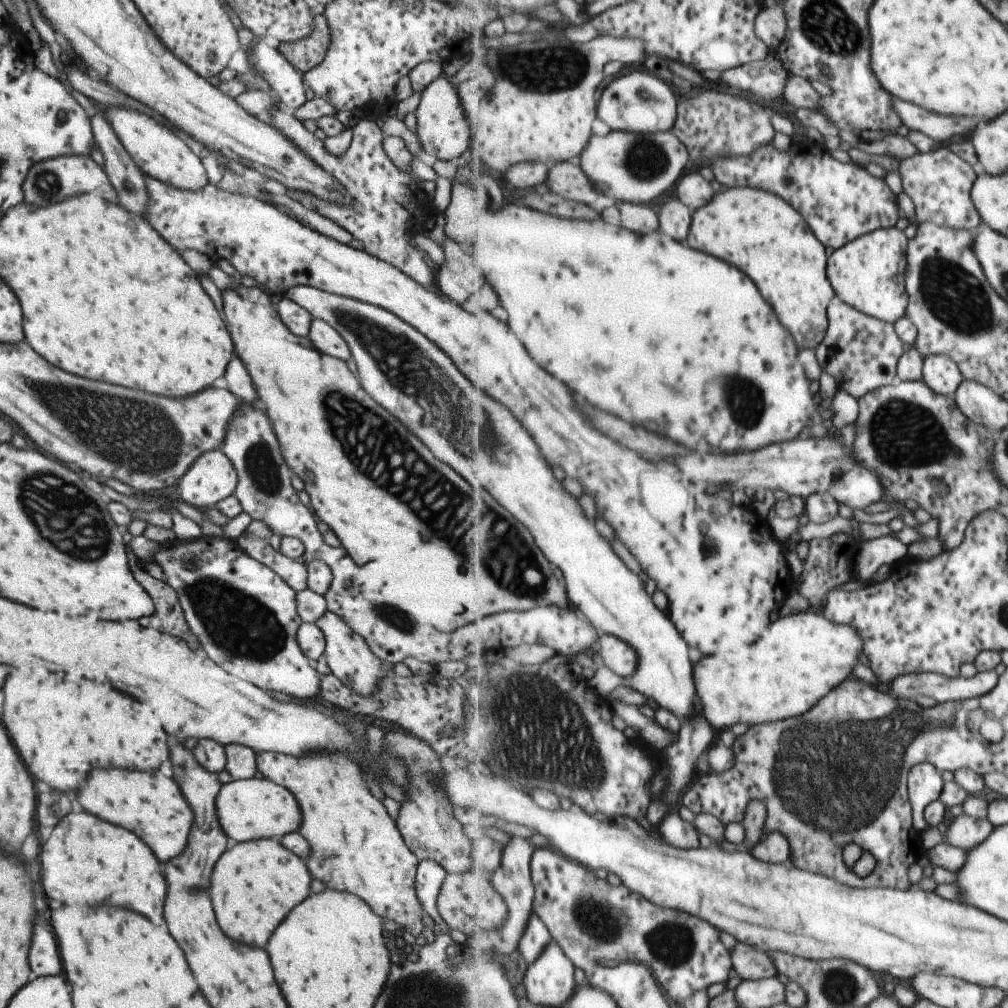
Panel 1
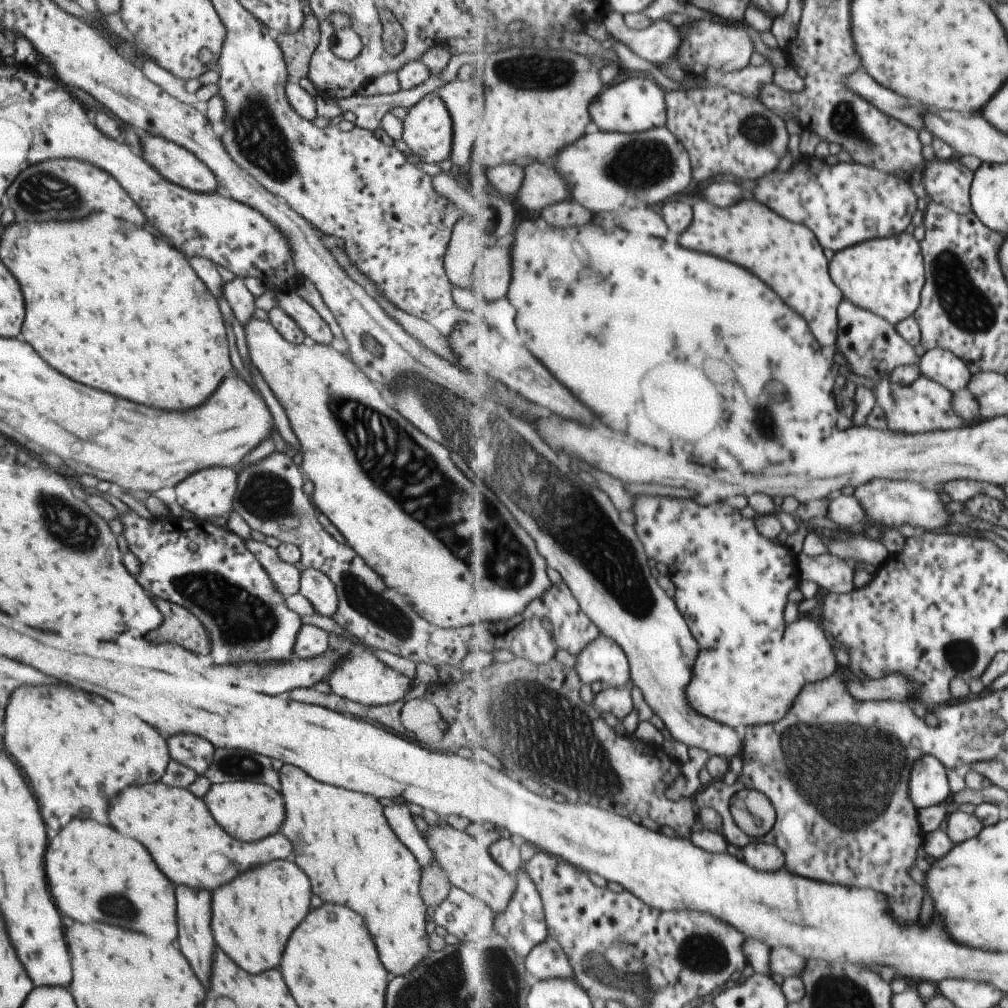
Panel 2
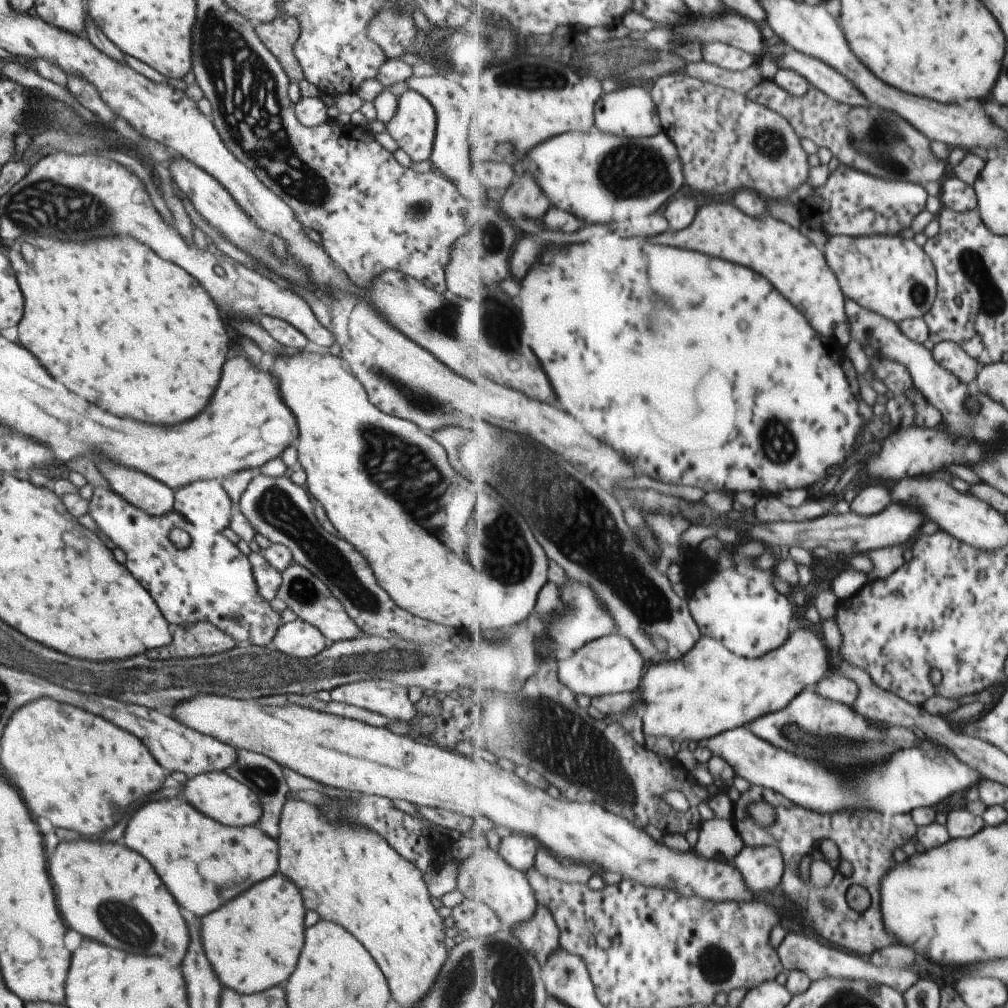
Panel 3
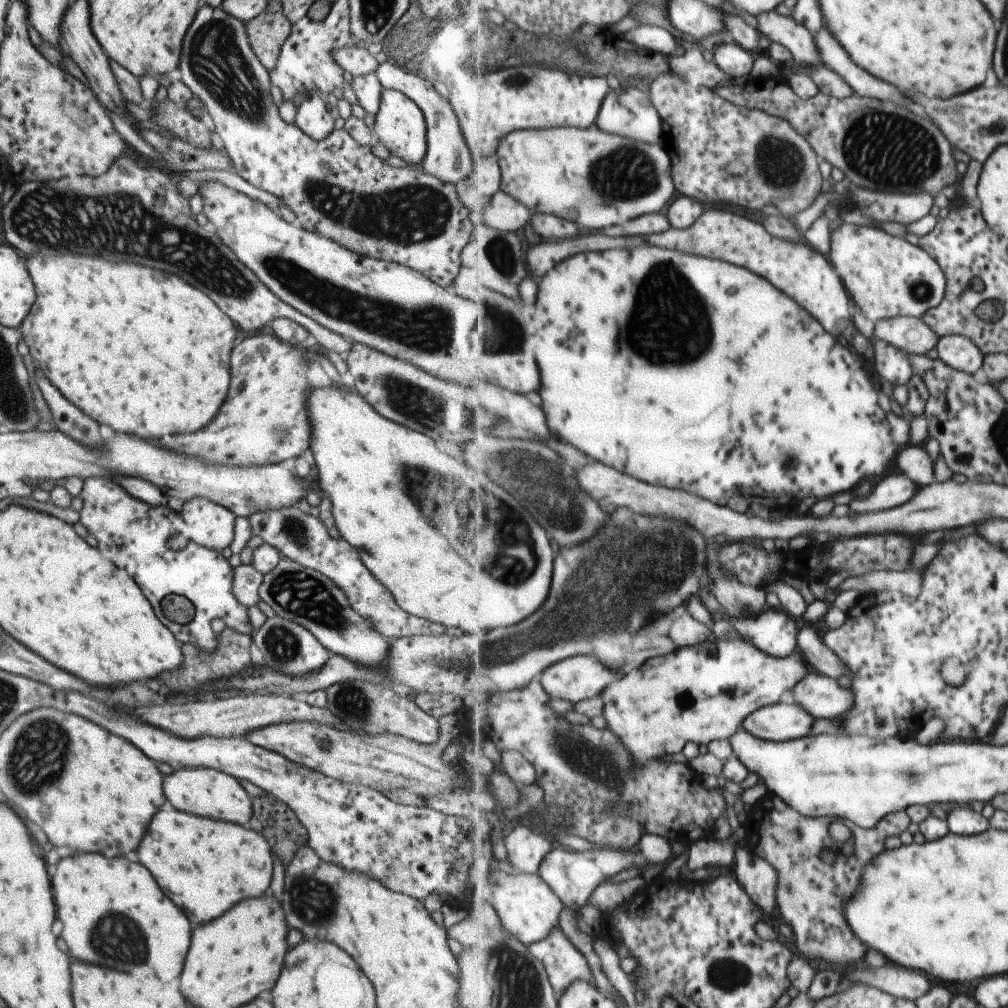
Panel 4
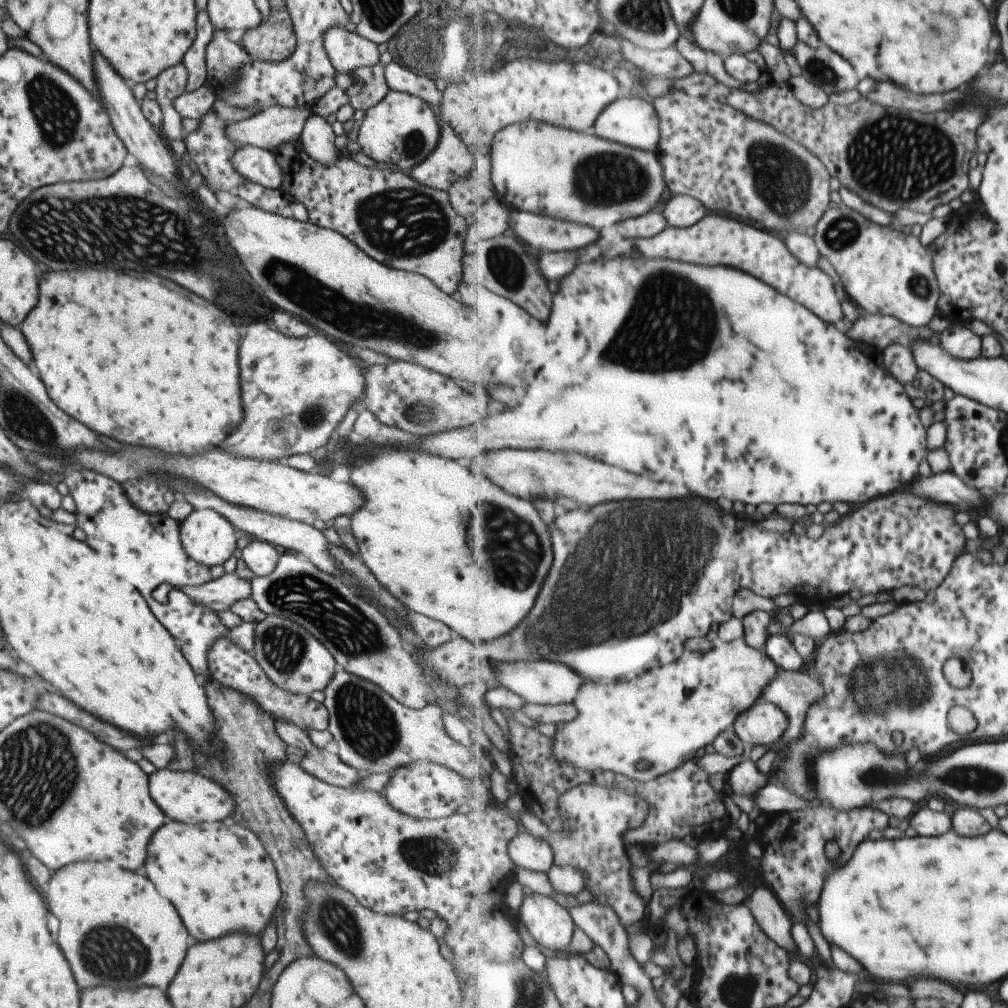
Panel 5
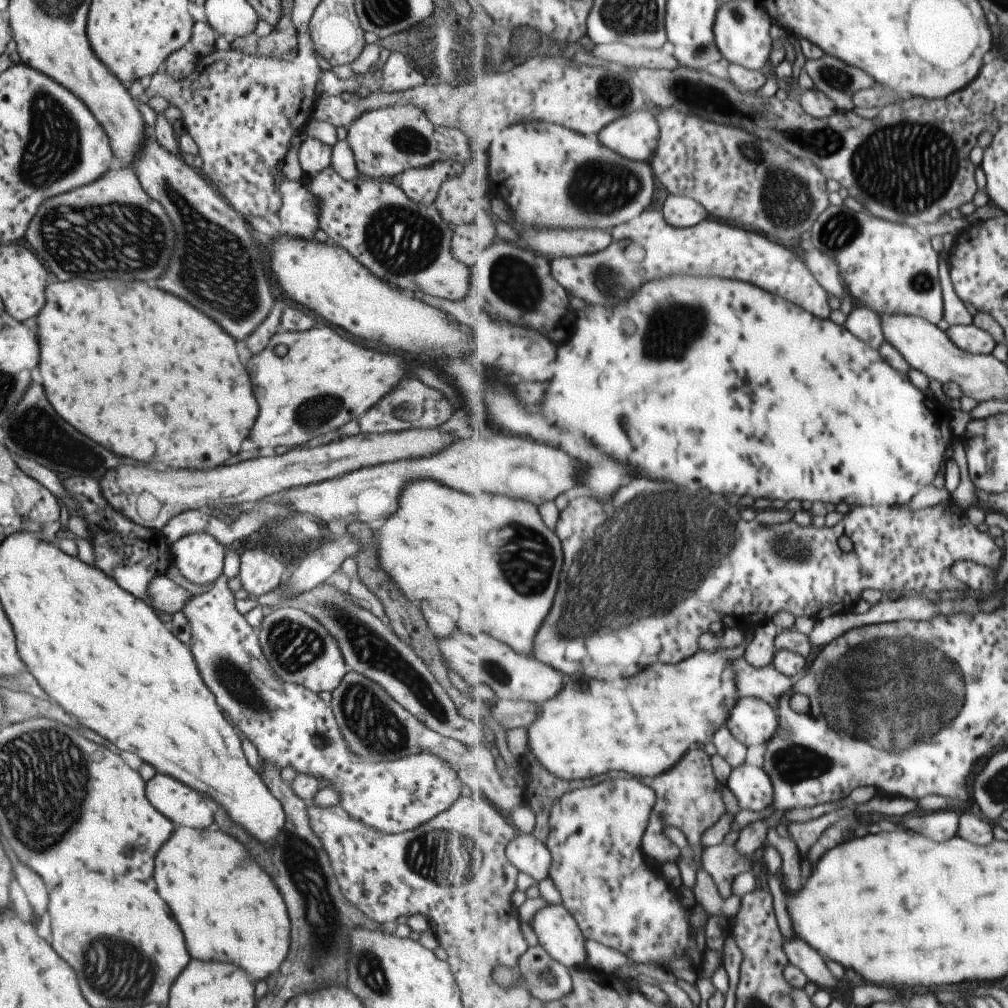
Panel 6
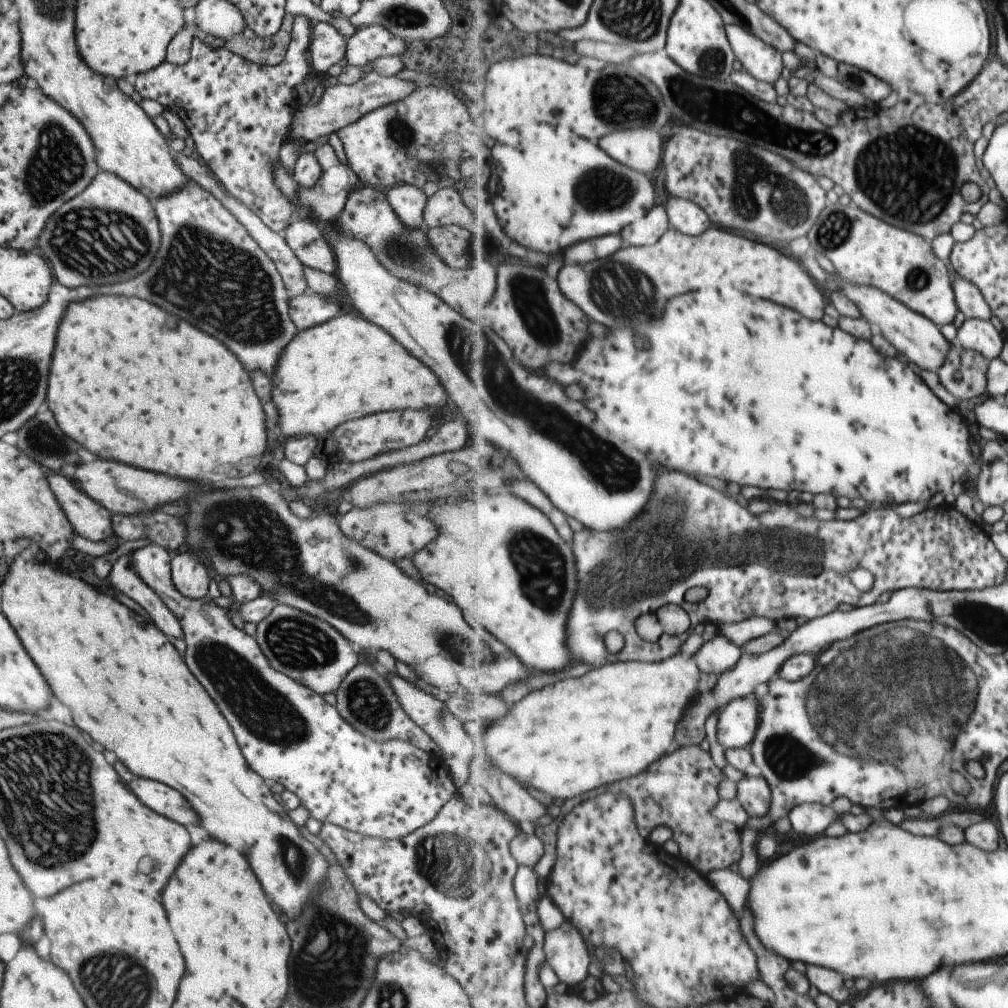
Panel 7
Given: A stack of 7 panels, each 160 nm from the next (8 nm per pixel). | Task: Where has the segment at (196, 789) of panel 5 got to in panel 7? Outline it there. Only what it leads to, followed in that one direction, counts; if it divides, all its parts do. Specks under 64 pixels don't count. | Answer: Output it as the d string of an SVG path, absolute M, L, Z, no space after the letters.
M133 778L133 782L129 782L129 788L139 798L139 802L143 802L153 812L157 812L177 824L195 826L197 816L191 812L189 804L185 804L185 798L181 794L177 794L177 790L173 790L161 782L143 780L143 778Z

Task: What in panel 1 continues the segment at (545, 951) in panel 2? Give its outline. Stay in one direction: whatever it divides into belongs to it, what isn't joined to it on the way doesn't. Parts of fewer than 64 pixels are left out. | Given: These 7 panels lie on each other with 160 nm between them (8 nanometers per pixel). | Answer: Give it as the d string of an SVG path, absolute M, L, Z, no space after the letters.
M535 910L528 916L526 929L520 942L519 952L525 961L531 964L537 957L540 957L550 943L552 933L549 932L547 925Z

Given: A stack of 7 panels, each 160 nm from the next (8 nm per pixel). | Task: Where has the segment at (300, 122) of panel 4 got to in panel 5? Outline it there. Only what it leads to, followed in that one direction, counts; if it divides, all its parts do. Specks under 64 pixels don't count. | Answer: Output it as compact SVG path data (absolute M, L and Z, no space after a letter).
M311 113L303 123L300 132L300 143L303 150L322 165L331 164L338 159L333 135L329 122L325 117Z

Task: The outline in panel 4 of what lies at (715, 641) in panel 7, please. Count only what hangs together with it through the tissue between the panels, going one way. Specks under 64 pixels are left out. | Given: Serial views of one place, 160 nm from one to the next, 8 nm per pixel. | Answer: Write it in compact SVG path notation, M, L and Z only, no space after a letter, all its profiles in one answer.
M809 672L794 690L794 702L807 709L816 719L843 716L855 708L856 696L850 687L841 686L839 680L817 673Z

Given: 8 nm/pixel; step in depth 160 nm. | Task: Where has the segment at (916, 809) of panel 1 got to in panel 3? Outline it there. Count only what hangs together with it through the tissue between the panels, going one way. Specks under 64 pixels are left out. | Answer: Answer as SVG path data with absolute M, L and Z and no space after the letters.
M740 726L719 735L712 736L711 739L703 739L698 746L704 745L713 751L714 755L726 760L736 770L736 774L746 779L753 785L763 785L768 789L776 790L784 794L789 800L809 810L817 810L821 813L836 813L839 811L879 811L882 815L893 815L896 818L900 815L911 814L918 808L937 806L951 794L957 794L961 790L968 790L971 786L979 788L987 777L983 773L972 769L968 764L951 752L951 750L941 750L939 746L935 748L905 748L899 750L897 754L887 758L887 764L877 766L877 770L861 769L857 778L845 780L841 774L835 774L819 762L805 760L805 757L787 752L785 749L777 748L769 741L757 736L749 726Z

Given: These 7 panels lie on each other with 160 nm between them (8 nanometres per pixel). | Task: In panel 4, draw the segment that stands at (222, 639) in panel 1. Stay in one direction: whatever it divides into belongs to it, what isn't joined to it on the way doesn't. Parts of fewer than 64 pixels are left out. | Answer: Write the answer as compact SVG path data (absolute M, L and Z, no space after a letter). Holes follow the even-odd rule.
M85 478L79 496L82 498L82 506L78 511L79 523L97 540L101 556L131 576L131 580L149 601L157 620L165 625L177 642L189 643L198 651L212 651L216 647L216 634L211 631L209 624L215 618L222 620L229 630L242 635L251 636L257 630L247 621L247 607L233 596L234 568L221 552L191 544L179 552L165 548L167 536L183 526L179 513L168 509L166 505L152 507L134 499L107 478ZM167 594L179 594L195 606L195 616L189 624L179 626L163 616L161 600Z

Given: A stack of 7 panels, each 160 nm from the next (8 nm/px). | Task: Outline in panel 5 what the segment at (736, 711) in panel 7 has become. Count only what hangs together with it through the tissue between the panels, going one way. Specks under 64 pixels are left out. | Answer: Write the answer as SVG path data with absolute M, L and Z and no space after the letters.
M760 698L736 720L735 730L742 741L753 746L769 746L785 736L790 718L784 709Z

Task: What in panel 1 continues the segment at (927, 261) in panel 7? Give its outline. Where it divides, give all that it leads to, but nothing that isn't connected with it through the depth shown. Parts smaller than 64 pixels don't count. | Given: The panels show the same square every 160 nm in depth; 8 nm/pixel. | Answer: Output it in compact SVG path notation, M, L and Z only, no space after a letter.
M895 227L877 229L833 250L828 258L828 275L836 296L872 317L895 324L908 311L908 244L905 232Z

